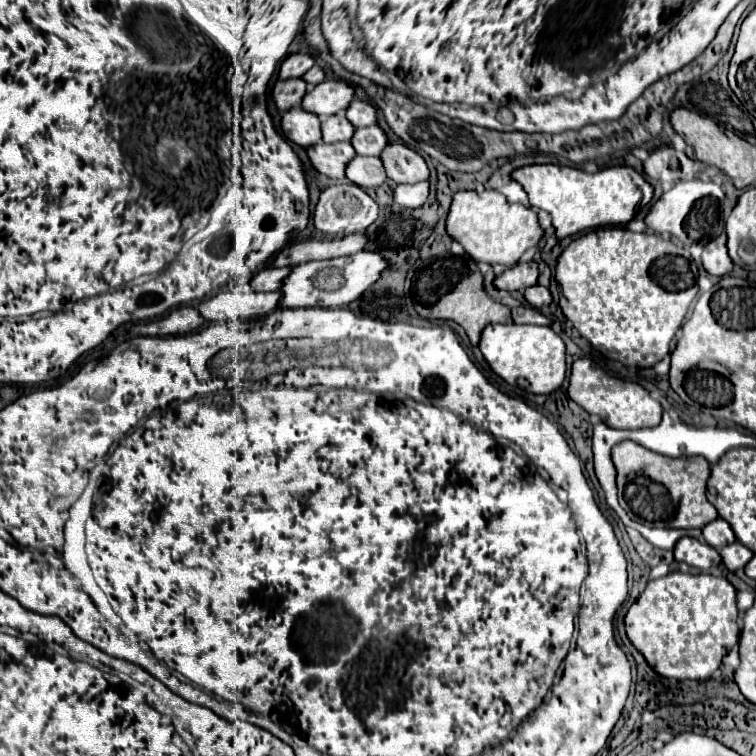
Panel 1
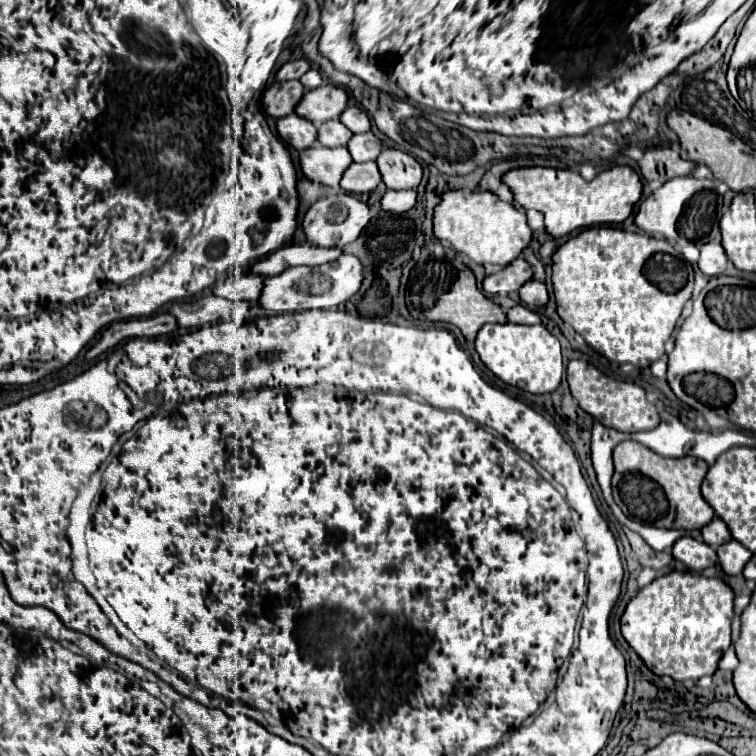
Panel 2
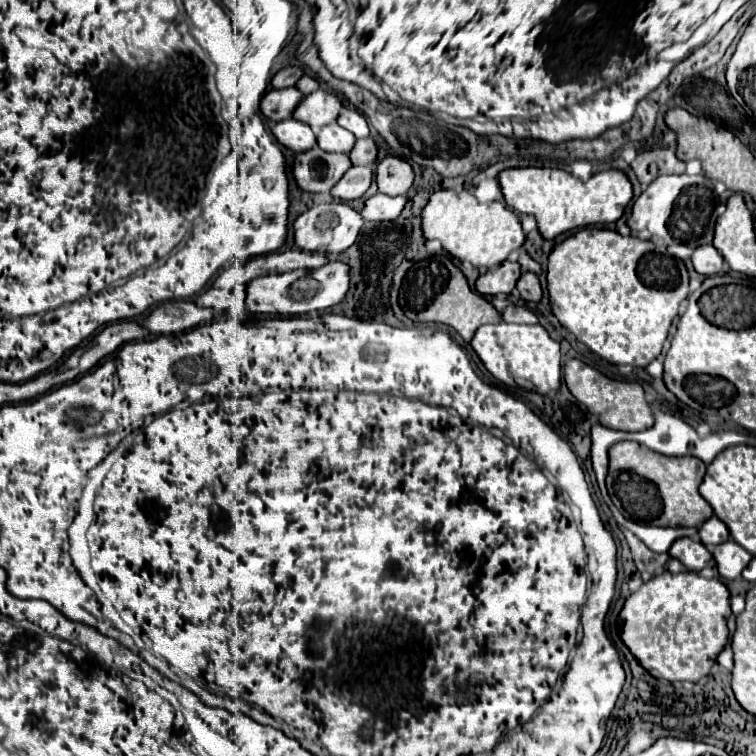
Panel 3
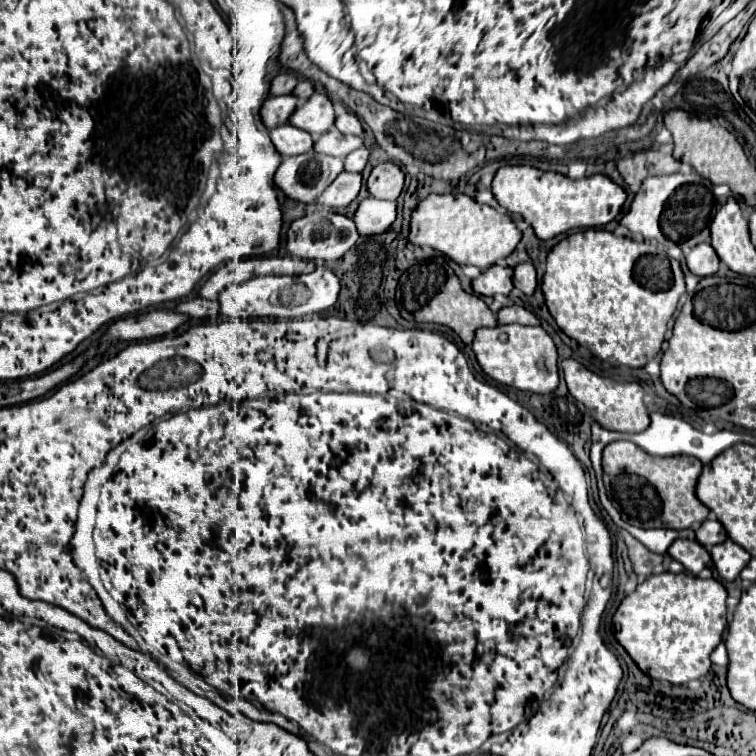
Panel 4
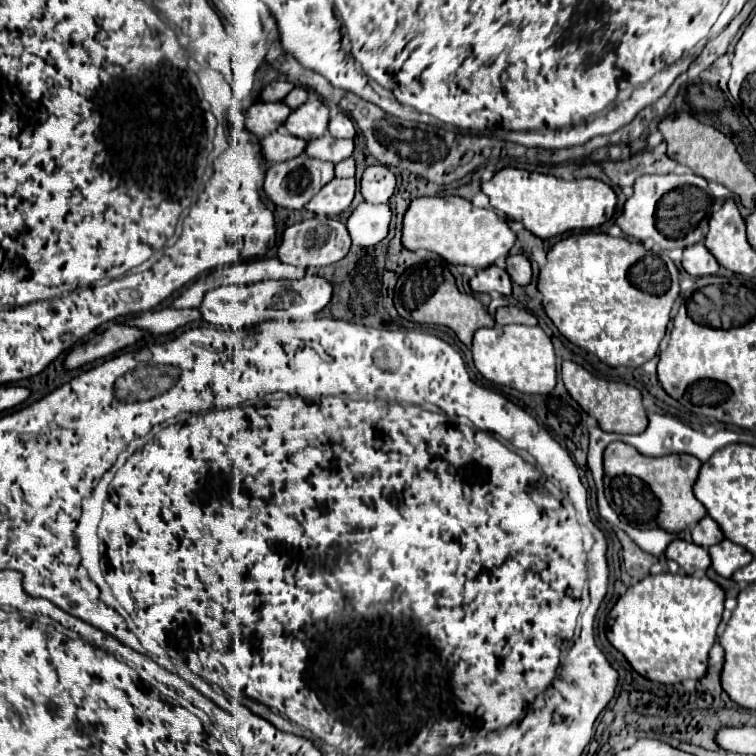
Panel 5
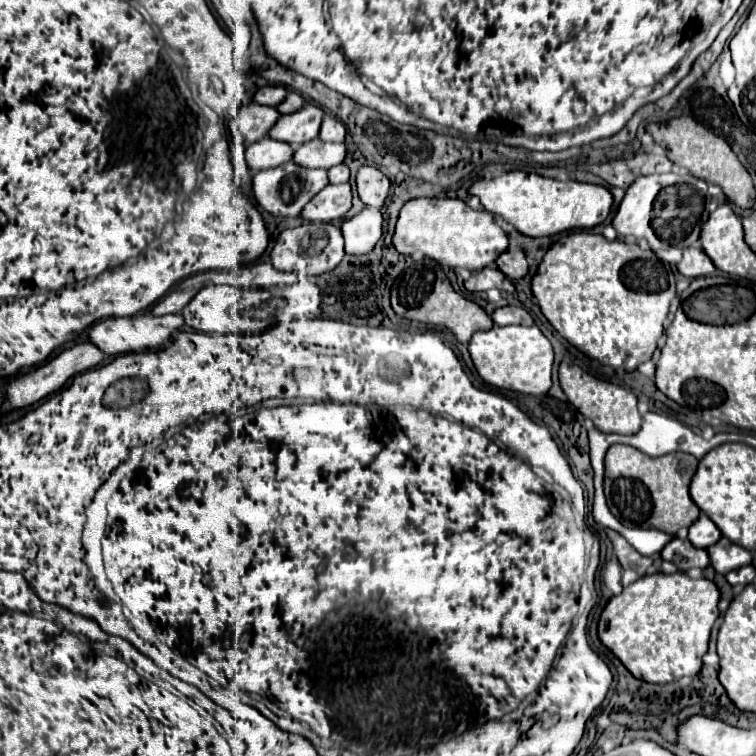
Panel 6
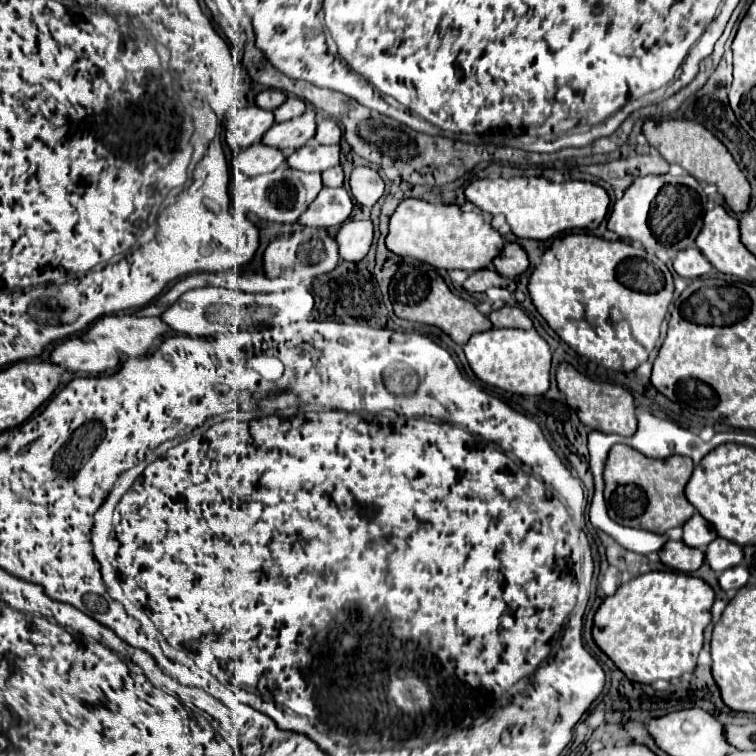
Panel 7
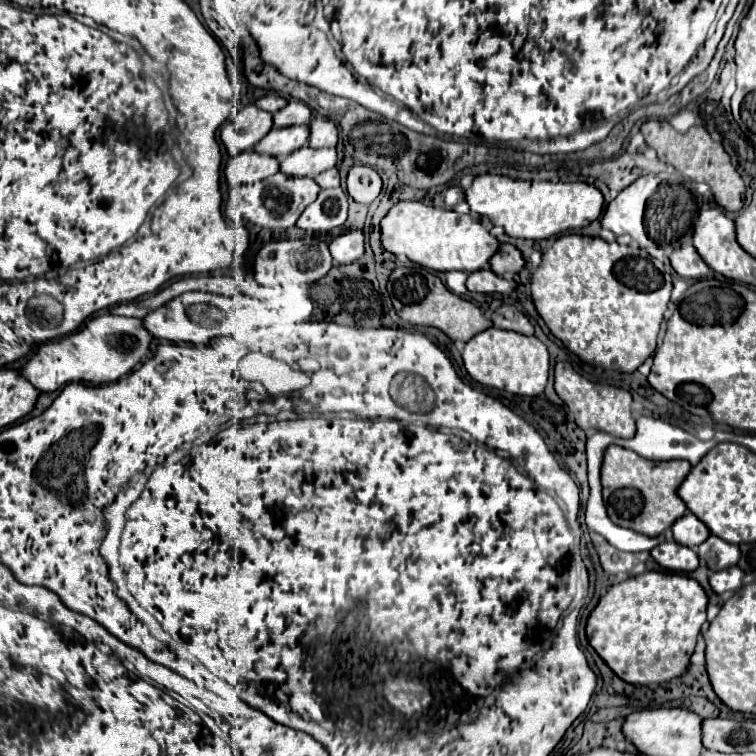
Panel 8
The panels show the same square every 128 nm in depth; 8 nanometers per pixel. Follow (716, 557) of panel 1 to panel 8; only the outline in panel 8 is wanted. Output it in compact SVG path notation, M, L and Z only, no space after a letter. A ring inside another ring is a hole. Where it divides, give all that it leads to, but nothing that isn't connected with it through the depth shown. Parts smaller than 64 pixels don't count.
M662 542L652 548L652 558L666 570L692 572L698 568L698 554L678 542Z

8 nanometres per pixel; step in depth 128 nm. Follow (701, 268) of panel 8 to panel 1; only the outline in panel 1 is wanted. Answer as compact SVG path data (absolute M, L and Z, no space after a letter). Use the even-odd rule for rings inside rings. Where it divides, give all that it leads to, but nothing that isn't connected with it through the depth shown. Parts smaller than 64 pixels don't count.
M722 232L718 238L714 238L712 242L706 244L704 254L702 254L702 264L706 268L708 274L714 276L726 276L732 272L734 264L732 258L728 256L728 248L726 248L726 234Z

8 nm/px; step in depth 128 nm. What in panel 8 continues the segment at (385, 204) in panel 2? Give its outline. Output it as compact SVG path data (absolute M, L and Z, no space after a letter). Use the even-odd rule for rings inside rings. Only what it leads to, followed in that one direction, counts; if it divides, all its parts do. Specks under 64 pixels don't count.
M348 230L330 242L330 254L338 264L352 264L364 254L362 230Z

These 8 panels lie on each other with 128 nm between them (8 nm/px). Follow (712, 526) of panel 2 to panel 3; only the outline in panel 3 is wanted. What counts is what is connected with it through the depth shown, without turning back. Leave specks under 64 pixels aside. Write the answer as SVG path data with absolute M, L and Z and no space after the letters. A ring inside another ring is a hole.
M712 516L710 520L706 520L702 526L700 526L700 540L706 544L706 546L716 546L716 544L722 544L730 538L730 532L726 528L726 524L722 524L716 516Z

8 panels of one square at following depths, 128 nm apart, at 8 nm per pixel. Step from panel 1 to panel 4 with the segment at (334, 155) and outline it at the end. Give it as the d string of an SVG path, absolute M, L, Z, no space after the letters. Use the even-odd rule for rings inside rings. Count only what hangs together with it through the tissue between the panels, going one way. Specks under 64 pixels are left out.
M314 150L286 158L280 168L276 170L274 182L282 192L298 202L314 202L328 184L344 170L344 164L340 158L322 156L318 158Z

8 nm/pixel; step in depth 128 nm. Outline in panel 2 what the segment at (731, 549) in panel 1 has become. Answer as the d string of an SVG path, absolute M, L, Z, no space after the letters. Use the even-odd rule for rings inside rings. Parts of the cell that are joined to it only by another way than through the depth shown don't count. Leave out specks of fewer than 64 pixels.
M732 540L728 544L716 546L716 554L718 554L718 562L722 566L722 570L730 576L736 576L744 570L746 562L750 560L752 552L748 548L744 548L740 542Z

